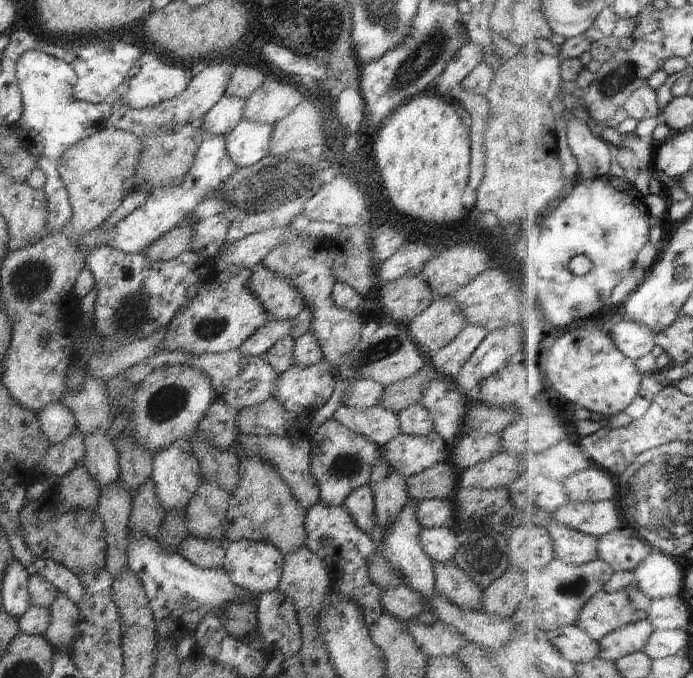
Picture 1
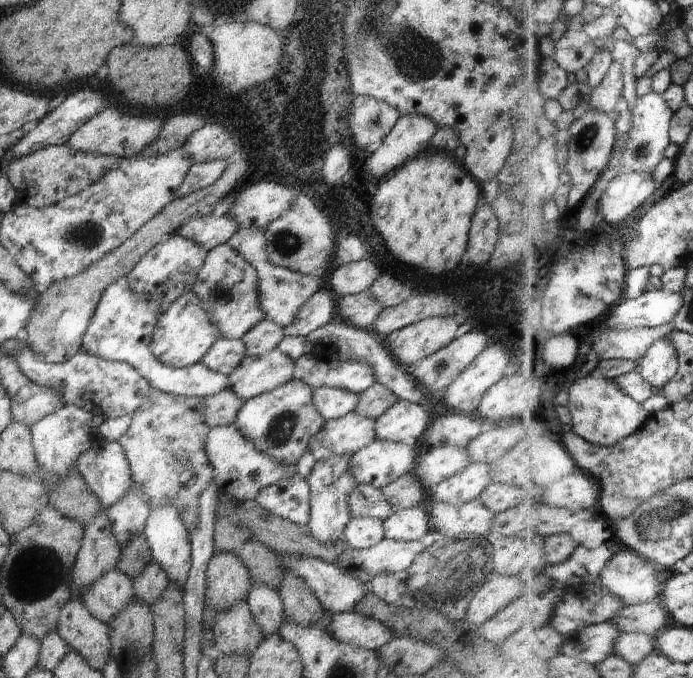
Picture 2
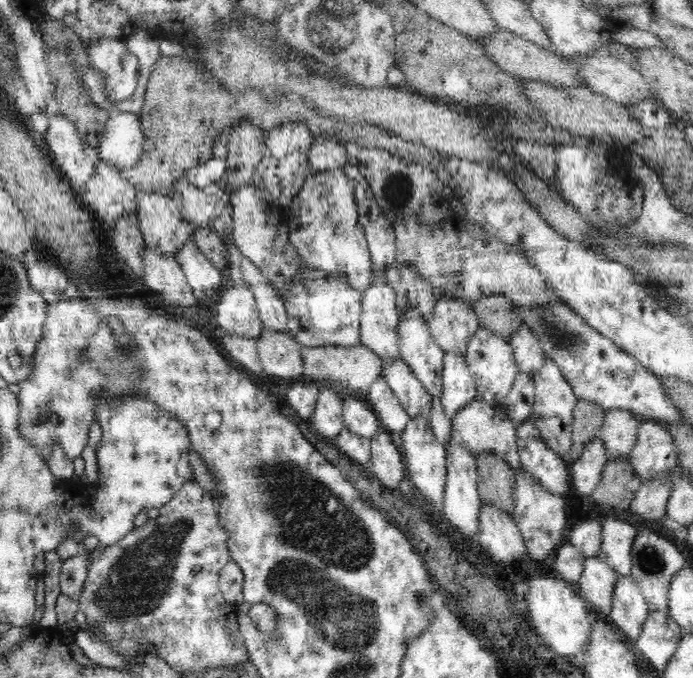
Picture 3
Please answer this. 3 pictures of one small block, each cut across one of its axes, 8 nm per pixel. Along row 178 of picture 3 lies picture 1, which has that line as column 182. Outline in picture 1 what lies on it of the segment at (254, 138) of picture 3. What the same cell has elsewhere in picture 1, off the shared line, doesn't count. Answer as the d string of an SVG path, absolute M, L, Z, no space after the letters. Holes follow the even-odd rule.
M176 227L152 241L143 252L150 260L169 261L192 250L194 230L190 227Z

